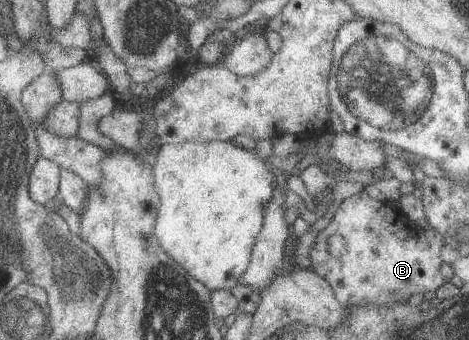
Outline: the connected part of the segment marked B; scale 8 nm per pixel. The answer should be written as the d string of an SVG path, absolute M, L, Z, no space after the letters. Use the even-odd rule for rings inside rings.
M363 189L350 197L341 199L341 203L337 205L337 208L332 213L332 217L327 222L326 227L316 233L309 251L310 267L317 275L319 275L319 277L326 280L326 282L330 285L331 291L333 292L333 297L336 297L336 300L342 306L356 306L365 304L367 307L371 304L372 306L383 307L384 305L389 305L393 302L406 303L408 297L412 293L422 293L426 295L428 292L434 292L440 285L443 285L443 283L446 282L443 275L439 272L439 267L441 267L441 264L443 263L439 258L439 247L441 247L441 245L445 245L443 236L440 236L437 232L429 231L423 227L420 227L414 221L409 220L399 207L395 208L391 205L391 203L377 201L377 199L369 197L367 192ZM331 234L339 234L344 239L345 251L339 257L333 257L330 253L327 253L326 239L327 236L330 236Z

